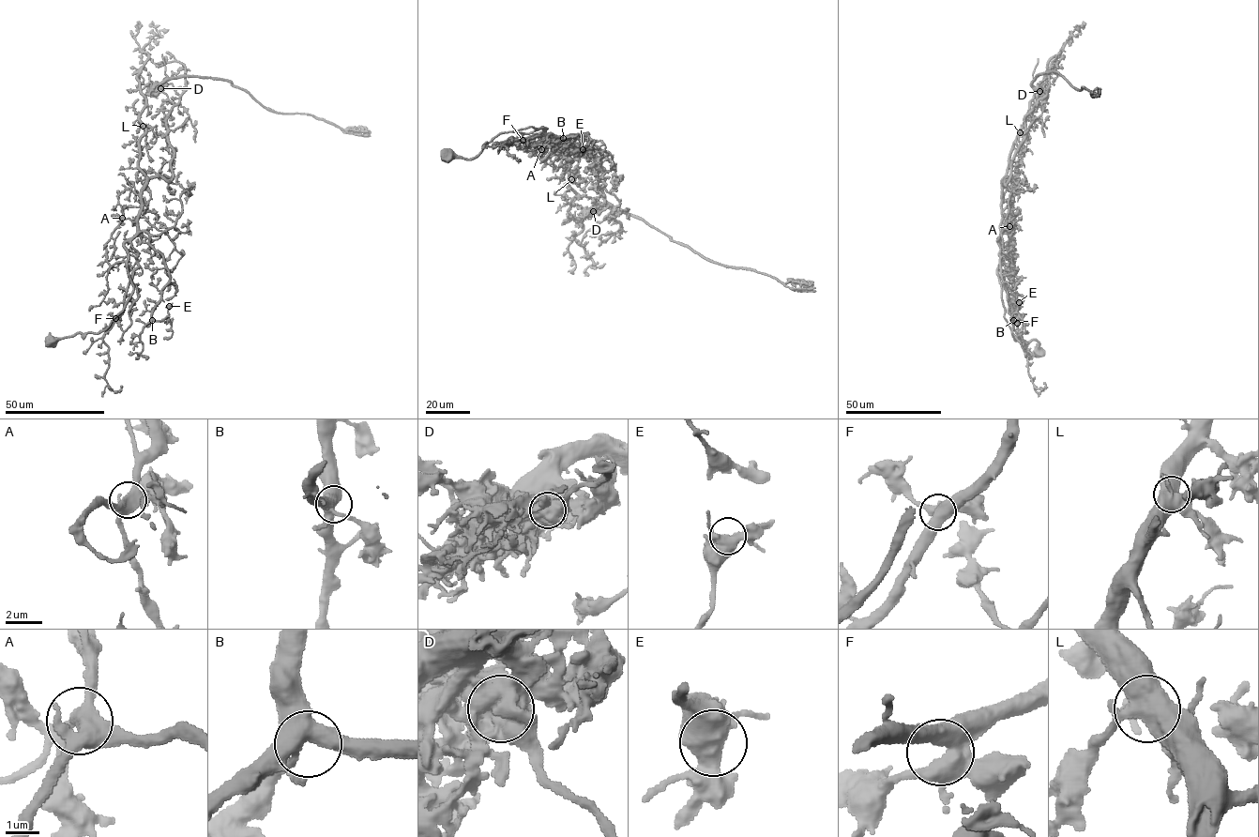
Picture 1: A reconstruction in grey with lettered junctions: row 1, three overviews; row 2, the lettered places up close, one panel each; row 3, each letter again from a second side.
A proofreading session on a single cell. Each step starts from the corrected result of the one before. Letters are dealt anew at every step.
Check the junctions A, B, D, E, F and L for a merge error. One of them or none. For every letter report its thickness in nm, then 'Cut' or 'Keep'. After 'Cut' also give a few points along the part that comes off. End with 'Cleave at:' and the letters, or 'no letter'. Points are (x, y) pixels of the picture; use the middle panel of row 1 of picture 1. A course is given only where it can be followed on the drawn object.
A: Thickness 500 nm. Keep
B: Thickness 480 nm. Keep
D: Thickness 700 nm. Cut. Course of the part to remove: (593, 211), (599, 205), (605, 205), (641, 217), (706, 258), (754, 269), (790, 287), (815, 288)
E: Thickness 550 nm. Keep
F: Thickness 500 nm. Keep
L: Thickness 600 nm. Keep
Cleave at: D

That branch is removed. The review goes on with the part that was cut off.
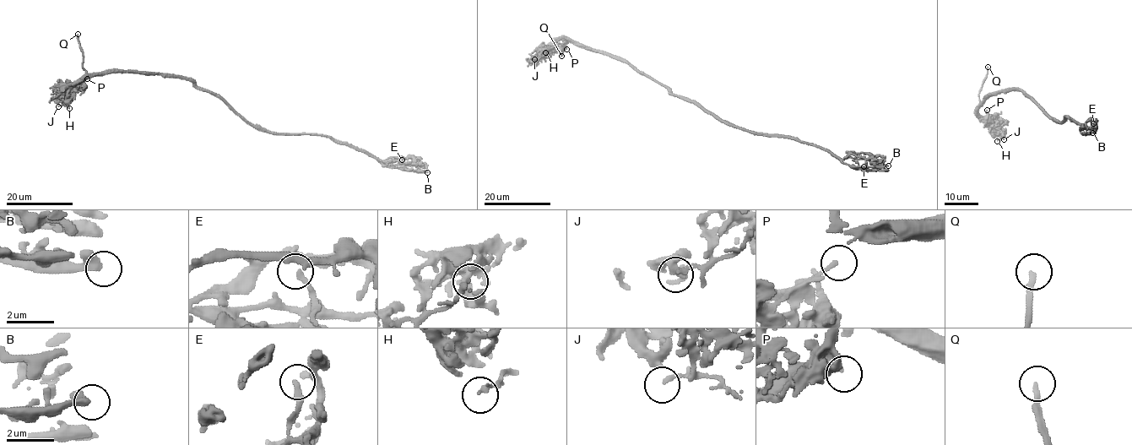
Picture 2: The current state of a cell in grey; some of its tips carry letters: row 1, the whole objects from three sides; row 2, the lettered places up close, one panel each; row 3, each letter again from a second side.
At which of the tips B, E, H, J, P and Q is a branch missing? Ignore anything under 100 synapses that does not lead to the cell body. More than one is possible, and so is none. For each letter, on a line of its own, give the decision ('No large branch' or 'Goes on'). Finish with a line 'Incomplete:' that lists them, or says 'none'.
B: No large branch
E: No large branch
H: No large branch
J: No large branch
P: No large branch
Q: Goes on
Incomplete: Q

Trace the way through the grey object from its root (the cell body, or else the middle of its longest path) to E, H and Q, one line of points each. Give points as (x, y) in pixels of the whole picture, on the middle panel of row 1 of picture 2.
E: (702, 110), (716, 118), (751, 131), (797, 138), (829, 149), (842, 162), (855, 166), (865, 165), (863, 166)
H: (702, 110), (690, 100), (674, 95), (625, 62), (579, 47), (566, 40), (559, 40), (539, 56), (545, 52)
Q: (702, 110), (690, 100), (674, 95), (625, 62), (606, 54), (582, 48), (569, 41), (564, 42), (561, 56)

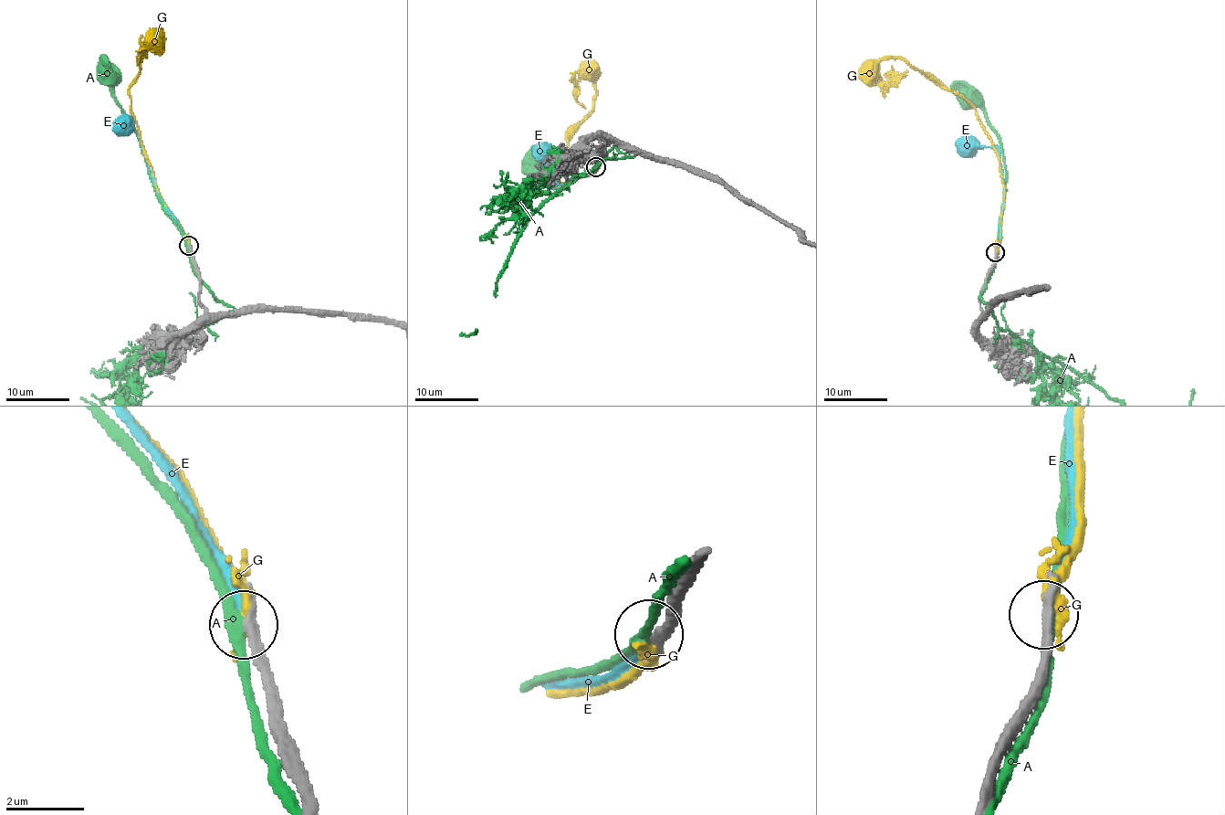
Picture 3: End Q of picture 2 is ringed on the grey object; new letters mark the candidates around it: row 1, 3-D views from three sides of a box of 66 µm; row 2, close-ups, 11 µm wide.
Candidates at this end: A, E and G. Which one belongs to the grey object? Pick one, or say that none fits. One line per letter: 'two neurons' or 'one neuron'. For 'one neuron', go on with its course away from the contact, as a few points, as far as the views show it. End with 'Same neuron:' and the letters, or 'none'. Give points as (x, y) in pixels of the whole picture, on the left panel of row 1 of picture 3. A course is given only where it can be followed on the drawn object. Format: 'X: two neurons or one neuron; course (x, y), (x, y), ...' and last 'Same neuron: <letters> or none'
A: two neurons
E: two neurons
G: two neurons
Same neuron: none

